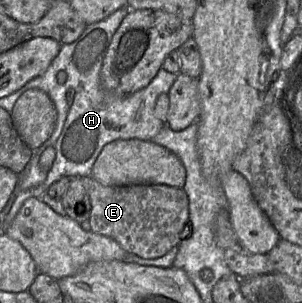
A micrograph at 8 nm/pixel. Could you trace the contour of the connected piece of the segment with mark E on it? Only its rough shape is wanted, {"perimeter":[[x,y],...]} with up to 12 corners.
{"perimeter":[[82,181],[91,231],[158,258],[185,238],[189,200],[167,185]]}

